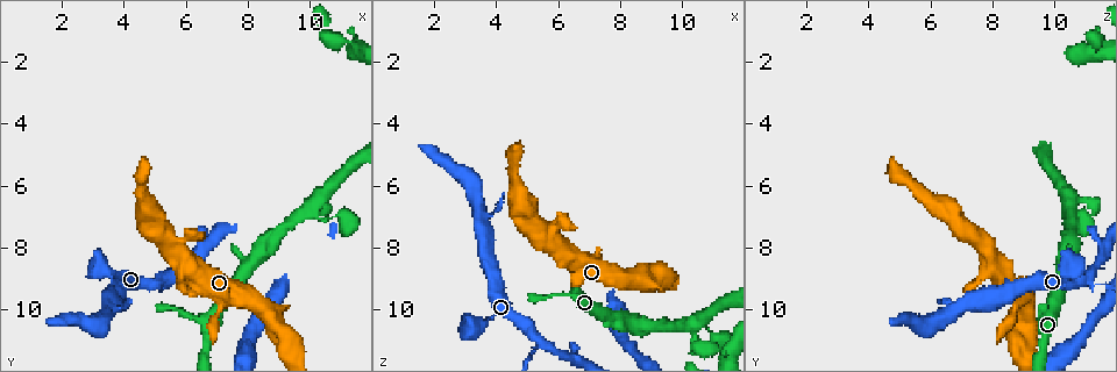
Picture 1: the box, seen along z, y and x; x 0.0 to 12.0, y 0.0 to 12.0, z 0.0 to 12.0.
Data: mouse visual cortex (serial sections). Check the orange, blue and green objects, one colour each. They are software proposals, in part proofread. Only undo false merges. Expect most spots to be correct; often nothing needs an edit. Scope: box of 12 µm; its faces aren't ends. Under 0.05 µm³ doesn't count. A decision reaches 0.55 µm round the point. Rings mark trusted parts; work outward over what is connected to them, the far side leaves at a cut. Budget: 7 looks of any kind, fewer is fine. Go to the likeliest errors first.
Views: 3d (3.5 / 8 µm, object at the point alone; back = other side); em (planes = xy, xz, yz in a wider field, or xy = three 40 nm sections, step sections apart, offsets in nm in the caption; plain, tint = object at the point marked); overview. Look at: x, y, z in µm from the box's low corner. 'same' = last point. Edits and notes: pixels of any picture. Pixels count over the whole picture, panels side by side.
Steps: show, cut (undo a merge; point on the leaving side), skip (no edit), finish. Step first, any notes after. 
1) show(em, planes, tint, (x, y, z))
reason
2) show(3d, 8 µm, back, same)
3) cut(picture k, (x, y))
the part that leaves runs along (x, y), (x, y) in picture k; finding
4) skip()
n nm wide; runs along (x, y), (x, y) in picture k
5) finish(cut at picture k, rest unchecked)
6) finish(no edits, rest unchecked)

show(3d, 3.5 µm, back, (3.2, 8.5, 10.5))
abrupt turn

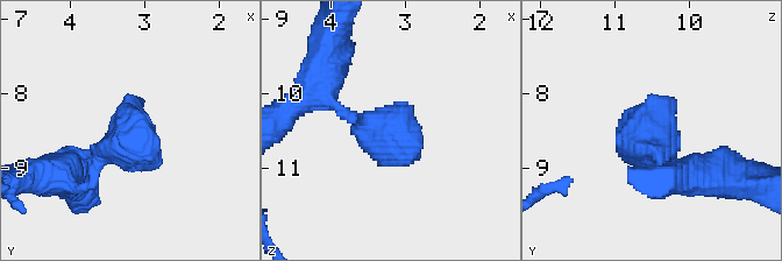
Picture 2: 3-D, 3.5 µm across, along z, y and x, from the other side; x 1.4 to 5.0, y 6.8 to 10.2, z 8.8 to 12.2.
show(em, planes, tint, (3.20, 8.50, 10.50))
now the EM

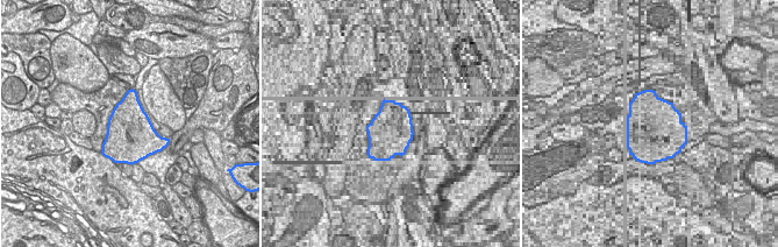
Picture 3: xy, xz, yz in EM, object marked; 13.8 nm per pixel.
show(em, xy, step 5, tint, same)
cut it another way

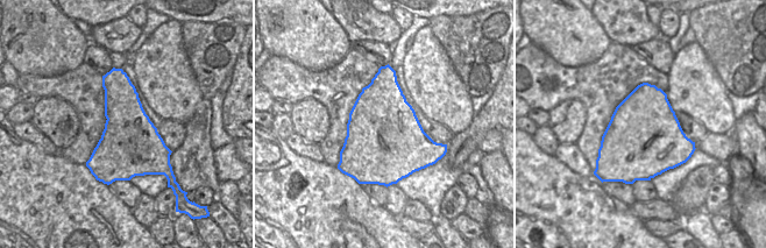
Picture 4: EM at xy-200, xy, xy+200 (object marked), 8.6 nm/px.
skip()
runs along (87, 185), (130, 139), (141, 103) in picture 2; continuous, no second cell

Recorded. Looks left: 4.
show(3d, 8 µm, (5.4, 9.0, 11.0))
three-way junction

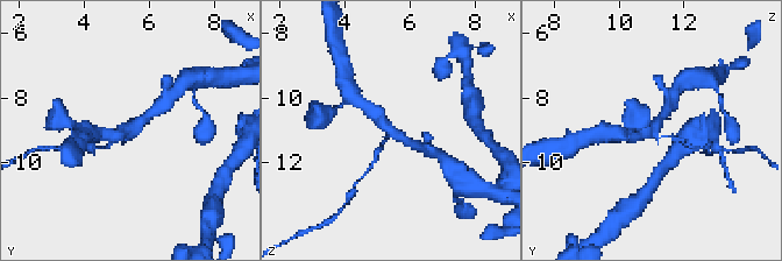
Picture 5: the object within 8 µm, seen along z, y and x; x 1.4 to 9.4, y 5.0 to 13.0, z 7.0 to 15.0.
show(3d, 3.5 µm, (5.4, 9.1, 10.9))
closer look

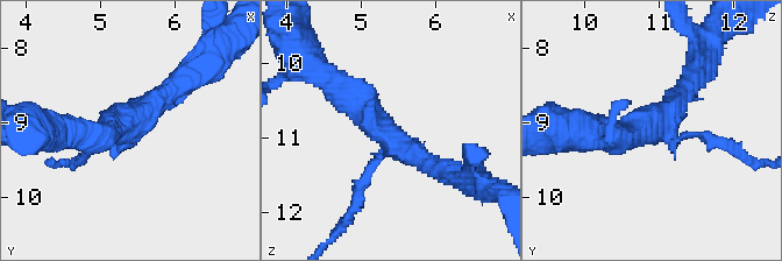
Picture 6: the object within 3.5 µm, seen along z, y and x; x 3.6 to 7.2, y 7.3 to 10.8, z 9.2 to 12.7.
show(em, xy, step 5, tint, (5.40, 9.00, 10.95))
3 arms; arms of 100, 250, 400 nm

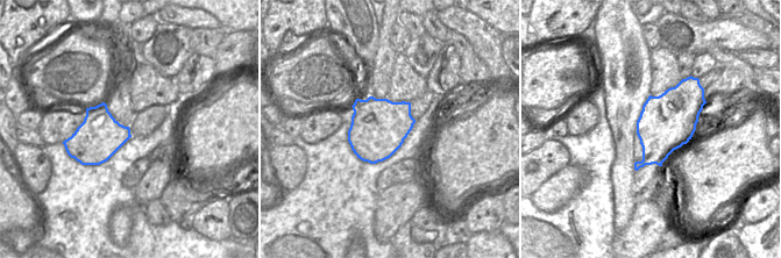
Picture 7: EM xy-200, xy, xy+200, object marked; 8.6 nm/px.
cut(picture 6, (709, 136))
the part that leaves runs along (679, 140), (698, 133), (732, 152) in picture 6; two cells meet here

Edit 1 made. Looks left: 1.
finish(cut at picture 6, rest unchecked)

